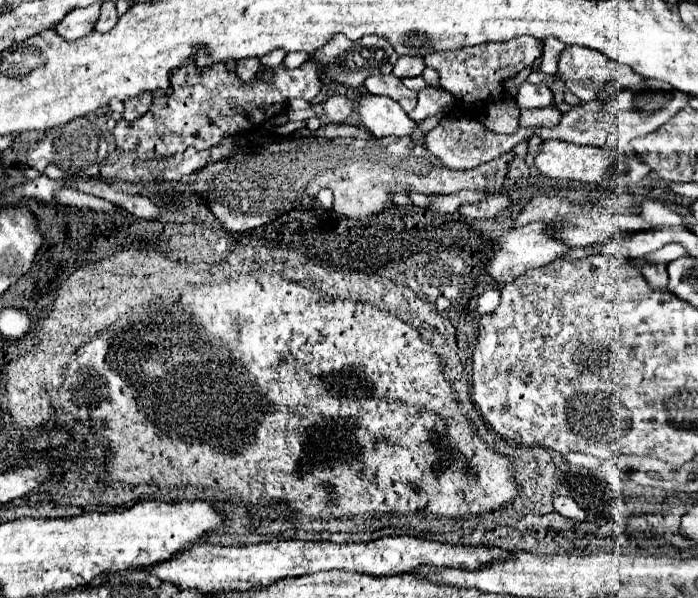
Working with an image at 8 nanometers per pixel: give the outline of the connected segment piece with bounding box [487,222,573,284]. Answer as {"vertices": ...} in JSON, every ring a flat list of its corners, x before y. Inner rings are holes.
{"vertices":[[533,222,527,226,515,228,509,232,509,236,501,238,501,250,495,254,493,260,487,262,487,274,491,274,491,278,507,284,507,282,513,282,517,276,523,276,531,268,541,268,549,262,555,262,557,258,565,256,571,250,573,250,571,246,567,246,565,242,561,242,559,238,553,236,553,230,547,224]]}

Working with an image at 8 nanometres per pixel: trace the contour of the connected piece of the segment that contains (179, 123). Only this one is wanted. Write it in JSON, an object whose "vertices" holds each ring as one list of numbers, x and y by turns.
{"vertices":[[311,60,295,70,287,70,279,64,269,82,255,78,253,84,241,82,241,78,235,72,229,72,225,64,207,66,207,70,199,70,195,62,187,62,187,66,183,66,183,76,171,76,171,90,165,96,155,98,145,116,131,122,117,122,117,126,113,128,113,136,119,150,135,152,139,154,139,158,169,158,189,146,195,146,197,150,207,150,227,136,249,132,271,120,273,116,285,114,287,102,291,98,303,98,309,102,321,90,317,66]]}

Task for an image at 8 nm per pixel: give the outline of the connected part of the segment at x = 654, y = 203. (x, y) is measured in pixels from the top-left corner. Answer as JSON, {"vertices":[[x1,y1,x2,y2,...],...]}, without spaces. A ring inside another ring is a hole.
{"vertices":[[645,198,641,202,641,216,657,228,673,226,681,222,677,213,669,210,661,201,653,200,653,198]]}

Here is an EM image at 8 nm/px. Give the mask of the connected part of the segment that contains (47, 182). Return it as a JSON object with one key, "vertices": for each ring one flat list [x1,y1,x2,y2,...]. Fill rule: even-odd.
{"vertices":[[41,174,33,182,9,188,5,192,5,198,7,198,7,202,17,202,21,196,31,196,31,198,37,198,37,200,43,200,43,202,51,202,55,190,61,190,61,188,65,188,61,182,53,182,51,178]]}

